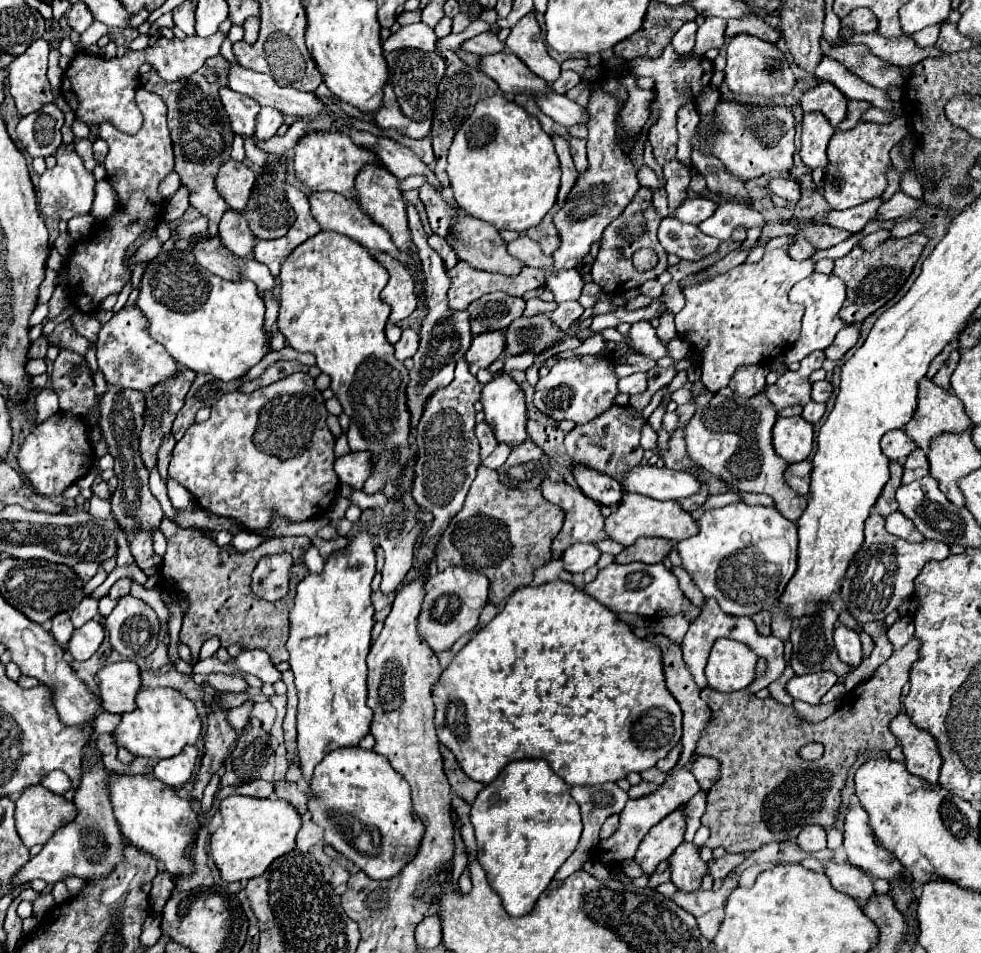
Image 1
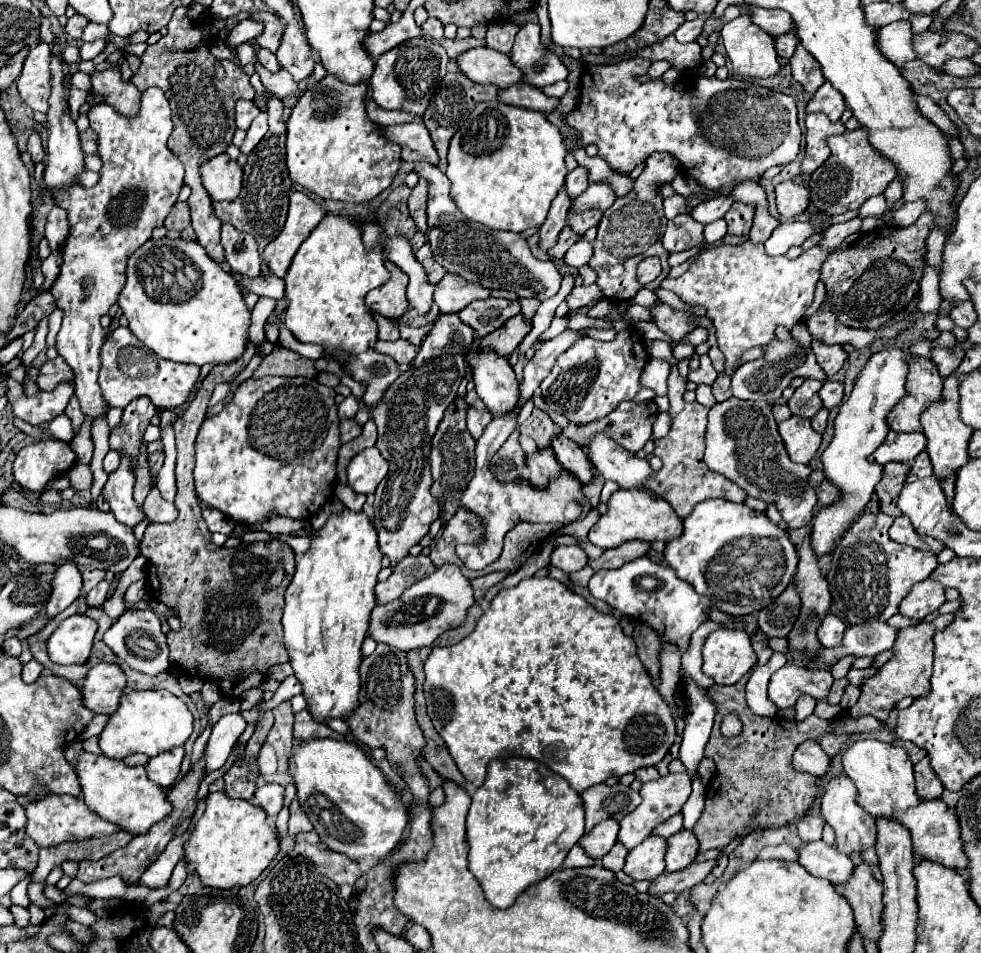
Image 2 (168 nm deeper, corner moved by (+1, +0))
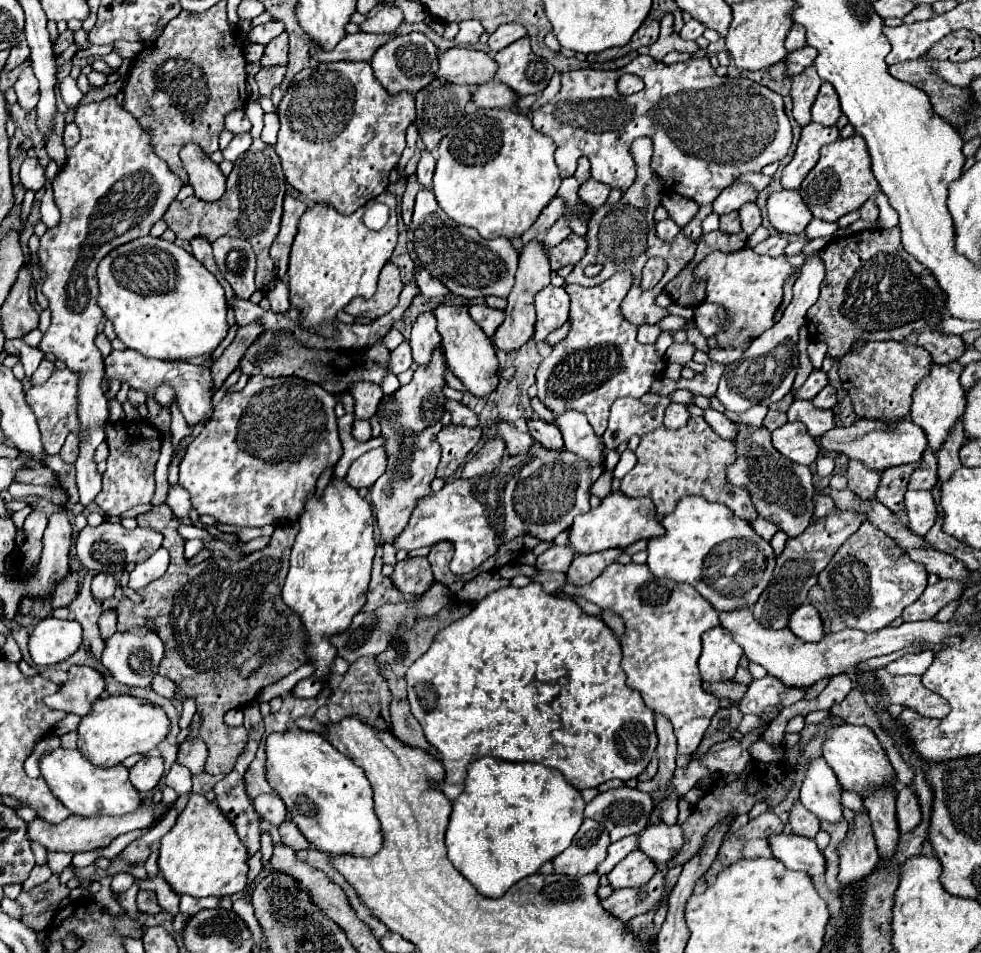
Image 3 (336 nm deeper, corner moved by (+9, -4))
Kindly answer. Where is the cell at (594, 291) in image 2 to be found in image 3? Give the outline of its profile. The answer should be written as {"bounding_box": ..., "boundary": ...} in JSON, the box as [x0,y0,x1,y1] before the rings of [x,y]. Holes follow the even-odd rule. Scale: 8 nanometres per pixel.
{"bounding_box":[536,272,666,436],"boundary":[[[616,272],[602,286],[594,288],[568,284],[572,330],[554,346],[552,354],[542,360],[536,372],[540,402],[558,416],[566,410],[586,414],[598,436],[606,430],[612,402],[620,396],[644,396],[666,368],[666,362],[656,356],[656,348],[640,344],[636,340],[636,326],[620,314],[620,302],[630,290],[630,284],[630,272]]]}

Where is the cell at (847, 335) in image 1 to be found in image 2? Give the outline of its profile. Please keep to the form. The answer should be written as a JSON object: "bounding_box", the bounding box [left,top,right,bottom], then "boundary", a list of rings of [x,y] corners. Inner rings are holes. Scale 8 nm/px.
{"bounding_box":[812,338,846,378],"boundary":[[[812,338],[812,352],[816,354],[820,368],[826,372],[826,378],[834,376],[846,362],[846,352],[838,344],[836,346],[824,346],[822,342],[816,342],[816,338]]]}

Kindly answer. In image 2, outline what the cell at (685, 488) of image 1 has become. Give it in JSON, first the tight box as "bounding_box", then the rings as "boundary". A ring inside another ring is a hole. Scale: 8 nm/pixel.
{"bounding_box":[588,434,652,488],"boundary":[[[594,434],[592,444],[588,444],[588,460],[600,476],[614,480],[620,488],[644,488],[644,480],[652,474],[646,458],[638,458],[632,452],[616,444],[608,434]]]}

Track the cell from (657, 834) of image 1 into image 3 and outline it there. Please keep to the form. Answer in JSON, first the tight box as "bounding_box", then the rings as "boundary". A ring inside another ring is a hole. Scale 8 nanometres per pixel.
{"bounding_box":[608,850,656,888],"boundary":[[[634,850],[616,864],[616,868],[608,874],[608,880],[614,888],[634,888],[646,884],[656,870],[656,864],[642,850]]]}

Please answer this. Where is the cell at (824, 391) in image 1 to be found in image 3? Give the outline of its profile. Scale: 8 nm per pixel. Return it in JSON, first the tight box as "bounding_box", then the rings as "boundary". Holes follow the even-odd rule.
{"bounding_box":[812,386,836,408],"boundary":[[[826,386],[818,392],[818,396],[812,400],[818,408],[834,408],[836,406],[836,388]]]}

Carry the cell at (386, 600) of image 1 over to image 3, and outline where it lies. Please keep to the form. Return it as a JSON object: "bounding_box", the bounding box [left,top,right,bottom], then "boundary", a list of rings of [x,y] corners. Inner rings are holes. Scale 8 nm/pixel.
{"bounding_box":[390,558,434,594],"boundary":[[[406,558],[396,562],[390,580],[402,594],[422,594],[428,590],[434,576],[426,558]]]}

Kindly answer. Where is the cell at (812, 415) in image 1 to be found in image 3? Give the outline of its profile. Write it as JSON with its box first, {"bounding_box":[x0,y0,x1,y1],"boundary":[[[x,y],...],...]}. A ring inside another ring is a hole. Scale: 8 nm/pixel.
{"bounding_box":[820,420,928,472],"boundary":[[[856,420],[848,428],[832,428],[820,436],[820,446],[824,450],[834,450],[834,452],[846,454],[848,458],[856,458],[874,472],[882,472],[884,468],[890,468],[890,466],[918,462],[922,458],[926,444],[928,444],[926,434],[912,420],[898,422],[896,426],[884,426],[872,420]]]}

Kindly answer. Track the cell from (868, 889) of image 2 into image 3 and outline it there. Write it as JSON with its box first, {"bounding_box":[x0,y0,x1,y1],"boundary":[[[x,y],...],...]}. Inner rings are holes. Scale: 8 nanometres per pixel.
{"bounding_box":[838,814,878,886],"boundary":[[[866,814],[856,816],[854,834],[848,834],[846,840],[838,846],[840,854],[840,874],[838,880],[842,886],[856,884],[878,870],[878,854],[870,822]]]}

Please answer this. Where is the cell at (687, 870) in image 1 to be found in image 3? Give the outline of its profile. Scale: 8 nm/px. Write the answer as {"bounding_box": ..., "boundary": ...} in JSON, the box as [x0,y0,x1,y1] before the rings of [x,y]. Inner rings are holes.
{"bounding_box":[638,822,684,866],"boundary":[[[664,822],[660,826],[648,826],[638,840],[638,848],[658,866],[668,864],[680,852],[682,844],[684,844],[682,828],[678,824],[668,826]]]}

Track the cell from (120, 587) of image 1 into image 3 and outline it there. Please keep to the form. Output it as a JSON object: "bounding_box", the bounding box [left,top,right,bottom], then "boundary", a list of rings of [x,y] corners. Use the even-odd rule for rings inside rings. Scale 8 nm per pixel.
{"bounding_box":[98,609,116,640],"boundary":[[[111,609],[104,611],[98,620],[98,626],[100,626],[102,638],[104,640],[110,638],[116,632],[116,612]]]}

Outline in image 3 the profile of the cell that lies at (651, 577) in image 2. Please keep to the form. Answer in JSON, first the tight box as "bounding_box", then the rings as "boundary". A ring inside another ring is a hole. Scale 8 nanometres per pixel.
{"bounding_box":[564,564,720,754],"boundary":[[[610,564],[596,580],[592,580],[586,586],[574,586],[568,584],[564,588],[566,594],[584,598],[592,604],[598,604],[604,610],[612,610],[622,616],[626,624],[626,638],[620,640],[622,644],[622,670],[626,672],[626,684],[634,690],[640,690],[646,706],[654,710],[656,714],[666,714],[674,726],[674,734],[678,738],[678,754],[694,754],[698,748],[712,714],[718,710],[718,698],[702,690],[702,680],[698,674],[698,656],[702,650],[700,636],[702,632],[714,628],[720,624],[718,612],[700,596],[696,590],[688,584],[678,584],[678,582],[668,582],[666,578],[656,578],[646,564]]]}

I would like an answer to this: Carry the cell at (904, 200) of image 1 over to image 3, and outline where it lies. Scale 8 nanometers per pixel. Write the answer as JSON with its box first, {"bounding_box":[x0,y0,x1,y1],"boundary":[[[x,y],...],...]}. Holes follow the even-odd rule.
{"bounding_box":[716,254,824,412],"boundary":[[[820,254],[806,256],[804,264],[800,266],[800,276],[794,282],[794,298],[790,306],[784,310],[780,322],[776,322],[772,328],[760,334],[742,354],[740,360],[724,368],[724,374],[716,390],[716,398],[724,404],[726,410],[746,412],[748,408],[758,404],[778,402],[790,392],[798,372],[798,330],[802,324],[806,324],[808,308],[818,300],[822,280],[824,280],[824,262]],[[782,386],[786,386],[786,390],[778,390]]]}

